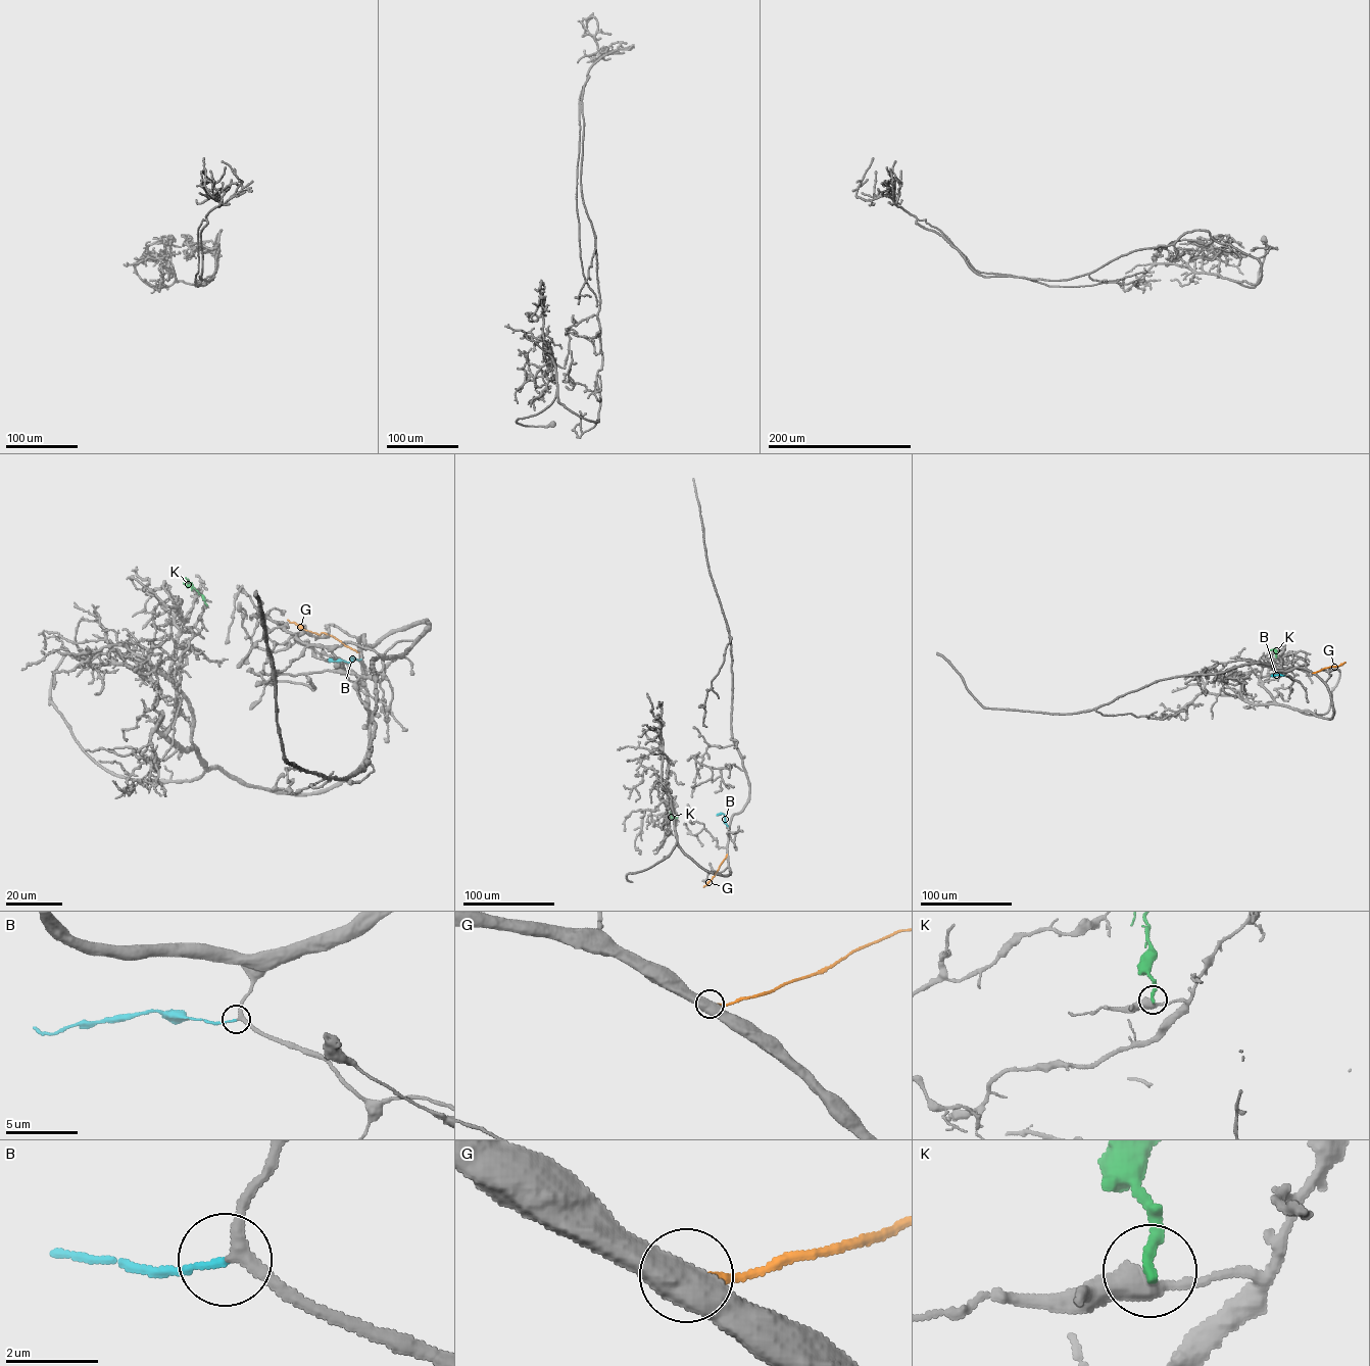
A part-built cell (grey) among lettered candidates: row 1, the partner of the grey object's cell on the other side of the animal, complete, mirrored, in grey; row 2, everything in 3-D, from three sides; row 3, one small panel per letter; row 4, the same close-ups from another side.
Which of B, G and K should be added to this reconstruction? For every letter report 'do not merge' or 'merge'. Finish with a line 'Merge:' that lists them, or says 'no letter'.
B: merge
G: do not merge
K: do not merge
Merge: B

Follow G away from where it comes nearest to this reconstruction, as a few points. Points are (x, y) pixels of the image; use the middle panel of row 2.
G: (727, 855), (703, 887)

